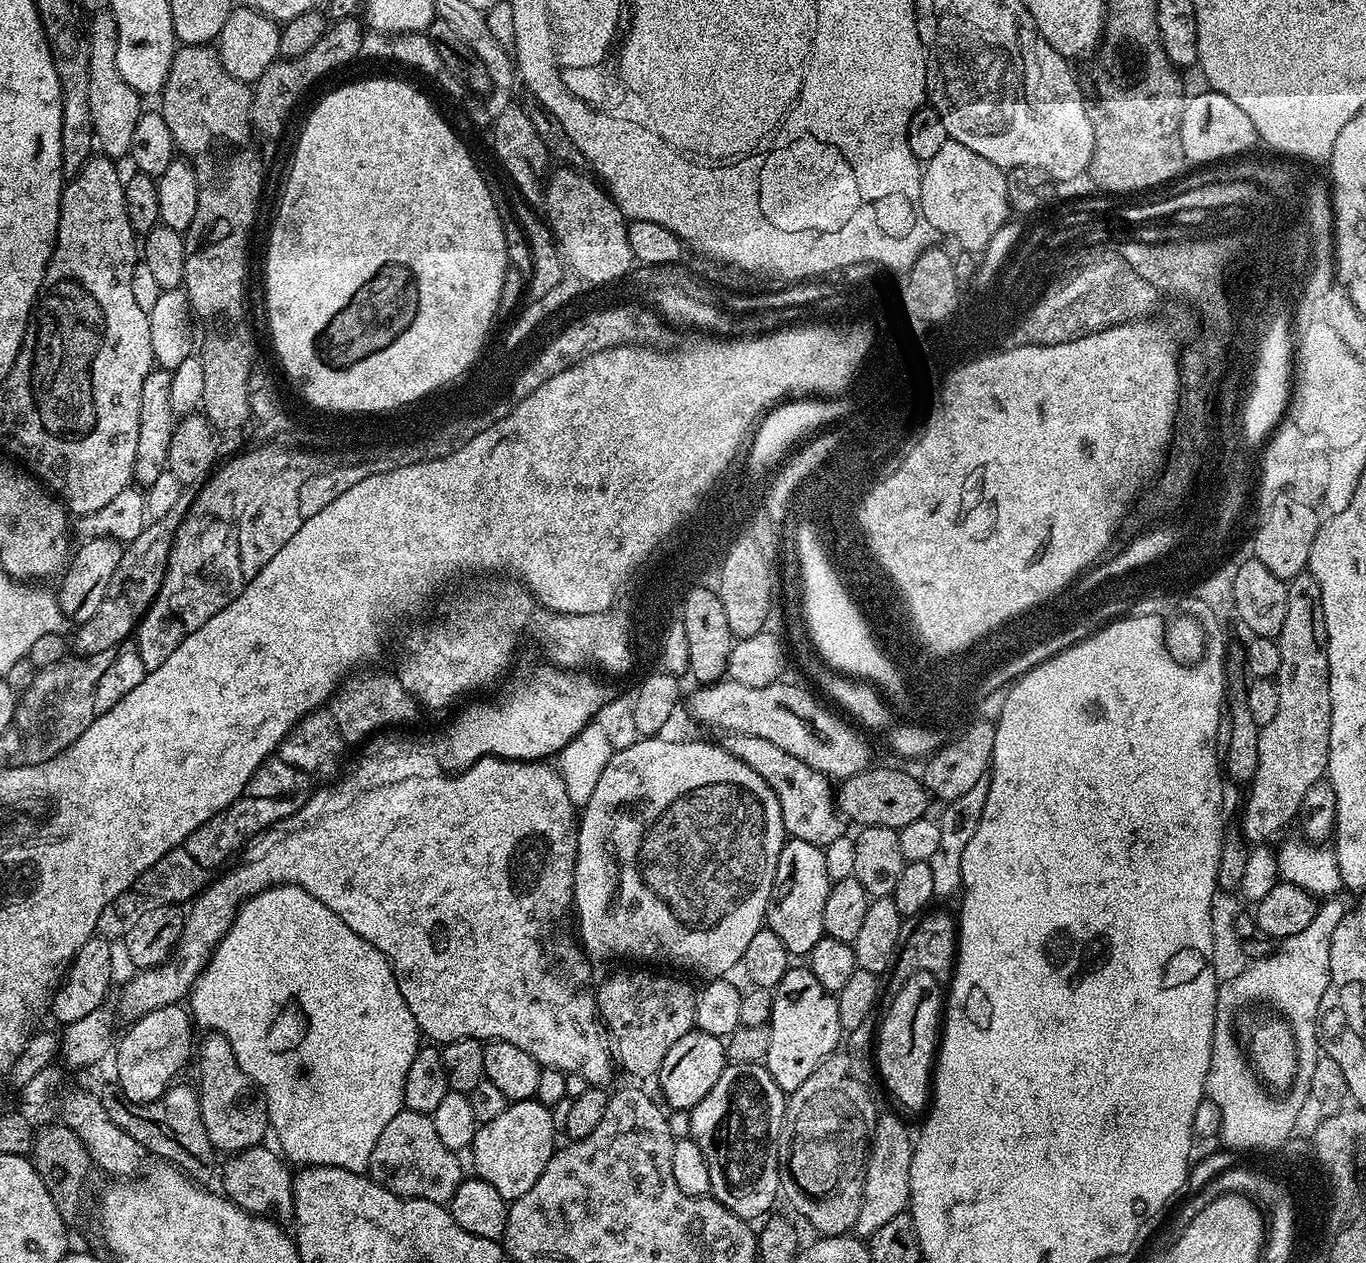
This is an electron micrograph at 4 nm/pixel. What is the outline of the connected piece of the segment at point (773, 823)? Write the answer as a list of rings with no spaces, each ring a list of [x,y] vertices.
[[[640,738],[628,748],[613,751],[610,762],[606,762],[606,770],[602,770],[602,778],[598,778],[598,787],[594,789],[590,802],[582,805],[576,829],[576,865],[572,887],[578,943],[593,961],[620,960],[623,956],[628,960],[657,960],[660,964],[673,964],[676,968],[697,972],[703,978],[724,978],[735,964],[737,967],[743,961],[746,946],[750,946],[754,934],[765,927],[774,874],[780,851],[786,843],[782,810],[778,806],[778,798],[763,778],[731,756],[725,747],[715,748],[702,740],[664,739]]]

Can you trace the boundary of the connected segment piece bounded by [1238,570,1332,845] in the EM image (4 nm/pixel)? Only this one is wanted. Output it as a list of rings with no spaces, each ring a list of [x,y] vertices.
[[[1305,570],[1287,581],[1286,620],[1278,637],[1282,666],[1275,676],[1278,690],[1278,714],[1260,730],[1258,738],[1258,770],[1247,789],[1248,801],[1244,804],[1244,817],[1239,831],[1245,841],[1263,845],[1276,836],[1296,815],[1299,817],[1306,794],[1325,779],[1328,771],[1328,747],[1330,746],[1330,678],[1328,677],[1328,635],[1322,614],[1322,598],[1318,582],[1311,572]]]

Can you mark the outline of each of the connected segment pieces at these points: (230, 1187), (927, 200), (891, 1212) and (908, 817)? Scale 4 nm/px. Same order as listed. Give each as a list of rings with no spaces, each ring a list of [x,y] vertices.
[[[257,1146],[248,1148],[245,1152],[235,1153],[229,1159],[232,1161],[222,1168],[222,1176],[224,1172],[222,1192],[239,1208],[250,1214],[265,1216],[266,1219],[277,1222],[291,1221],[294,1217],[294,1190],[292,1189],[294,1172],[275,1151],[273,1152],[268,1149],[268,1146]]]
[[[949,142],[923,165],[920,174],[920,209],[937,233],[952,236],[956,228],[952,225],[952,196],[968,196],[968,236],[960,232],[956,240],[964,248],[976,254],[983,253],[987,244],[998,233],[999,228],[1010,220],[1008,202],[1008,176],[1005,169],[986,162],[982,154],[966,150],[966,146]]]
[[[877,1115],[876,1125],[872,1131],[872,1147],[868,1150],[868,1165],[864,1167],[864,1189],[862,1190],[862,1206],[858,1210],[858,1222],[854,1232],[857,1237],[870,1238],[886,1222],[890,1222],[896,1216],[905,1215],[908,1208],[910,1190],[910,1162],[912,1161],[913,1133],[908,1133],[908,1128],[896,1116]]]
[[[869,766],[854,774],[835,789],[836,807],[845,821],[853,820],[860,828],[886,826],[897,830],[929,815],[930,797],[923,783],[900,768]]]

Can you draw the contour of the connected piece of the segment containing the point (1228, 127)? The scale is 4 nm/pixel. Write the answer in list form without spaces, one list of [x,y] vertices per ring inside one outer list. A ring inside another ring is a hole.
[[[1203,90],[1197,96],[1189,95],[1182,110],[1182,150],[1189,165],[1205,164],[1211,166],[1219,160],[1231,161],[1243,157],[1243,152],[1258,144],[1254,122],[1235,102],[1230,102],[1226,94]]]

